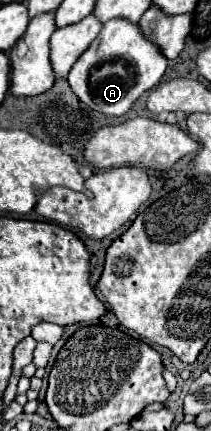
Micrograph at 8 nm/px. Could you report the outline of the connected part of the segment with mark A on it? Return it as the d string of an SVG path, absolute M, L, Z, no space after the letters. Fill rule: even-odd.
M109 20L107 24L103 24L99 36L91 42L91 46L73 64L67 82L75 96L95 112L101 112L105 116L123 116L143 92L159 84L165 68L165 56L141 34L139 24L131 24L127 20ZM117 60L129 64L131 72L103 72L105 64L115 64Z

